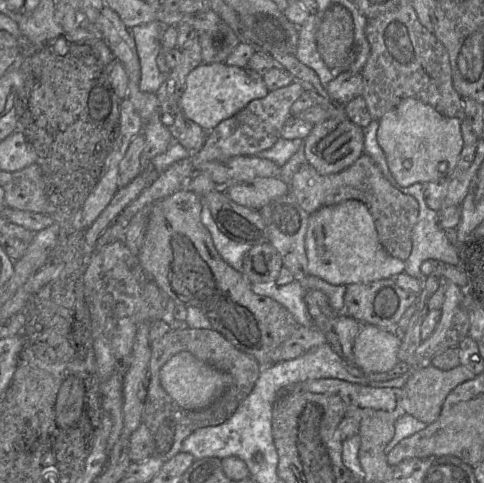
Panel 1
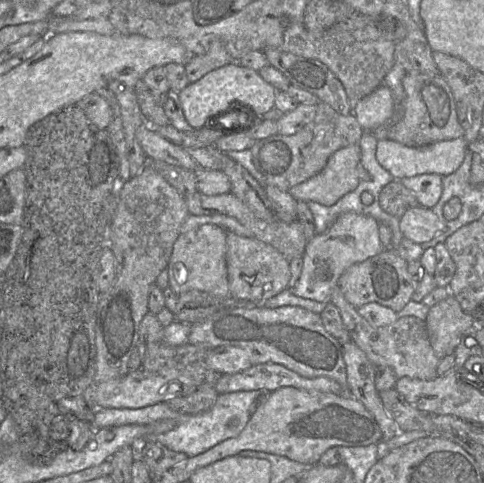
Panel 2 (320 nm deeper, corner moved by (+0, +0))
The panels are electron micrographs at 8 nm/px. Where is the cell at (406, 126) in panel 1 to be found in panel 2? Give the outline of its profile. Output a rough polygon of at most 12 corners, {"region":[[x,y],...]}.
{"region":[[464,137],[422,147],[378,139],[378,163],[395,180],[456,172]]}

